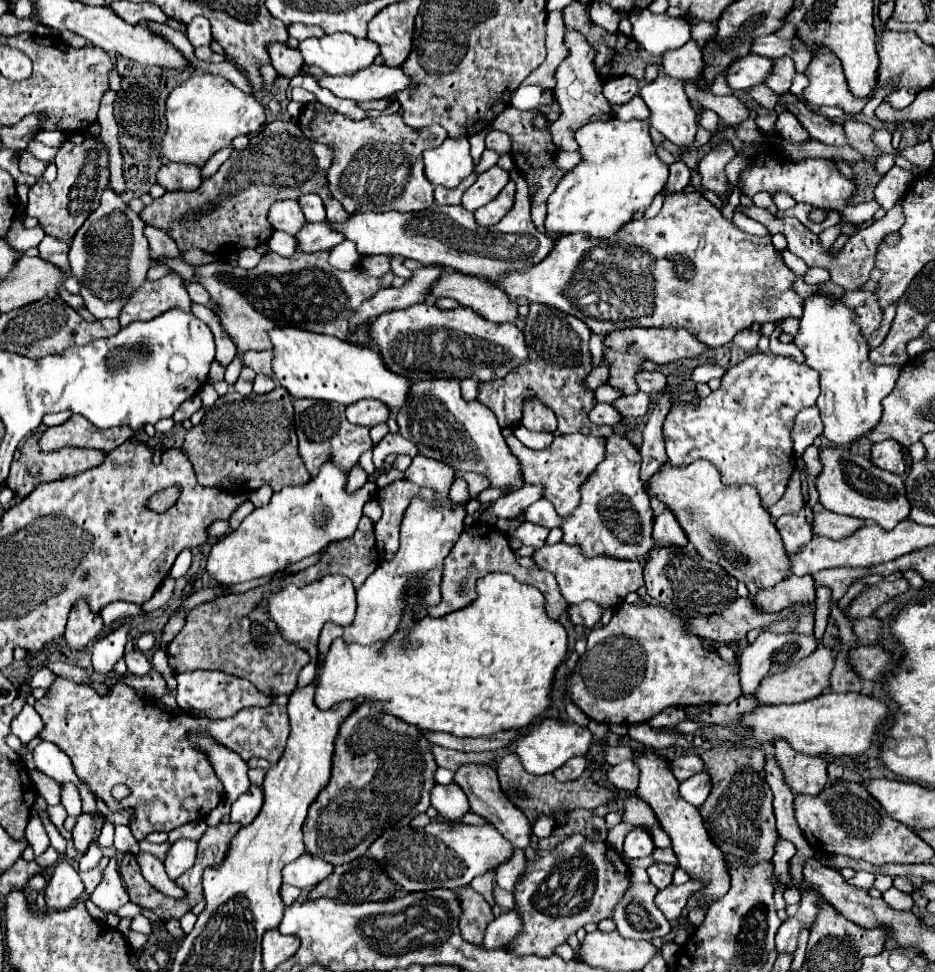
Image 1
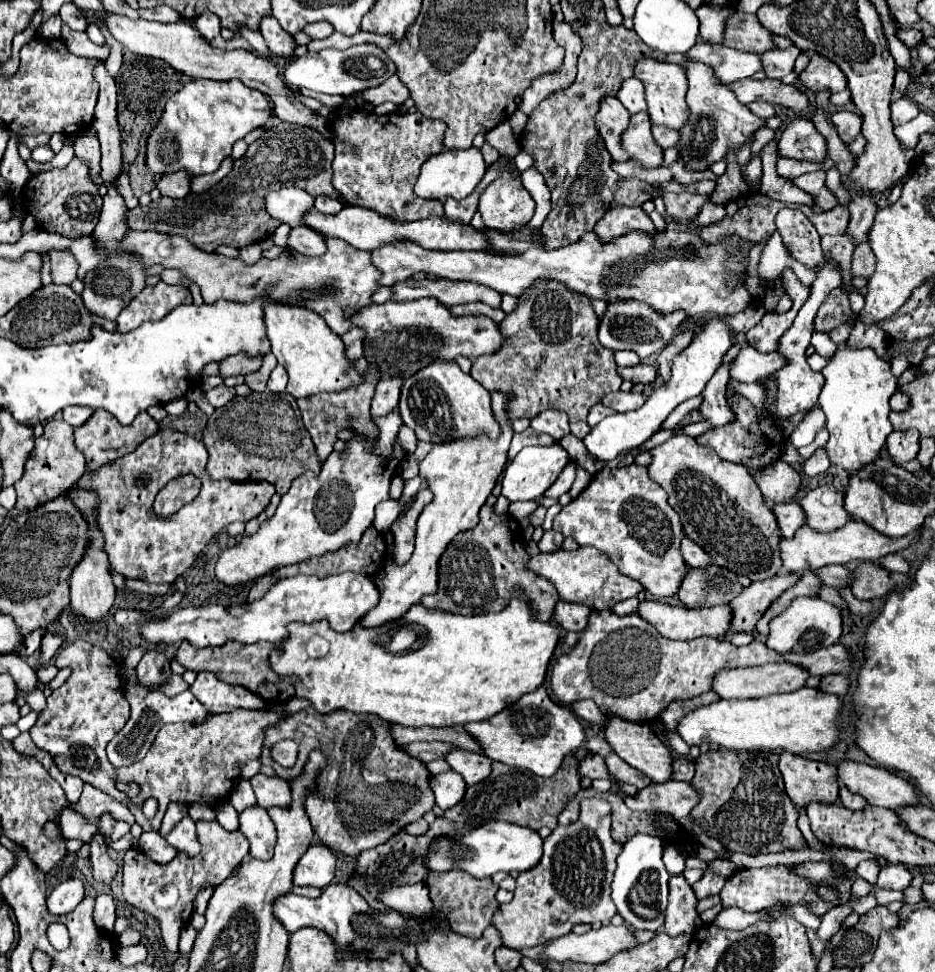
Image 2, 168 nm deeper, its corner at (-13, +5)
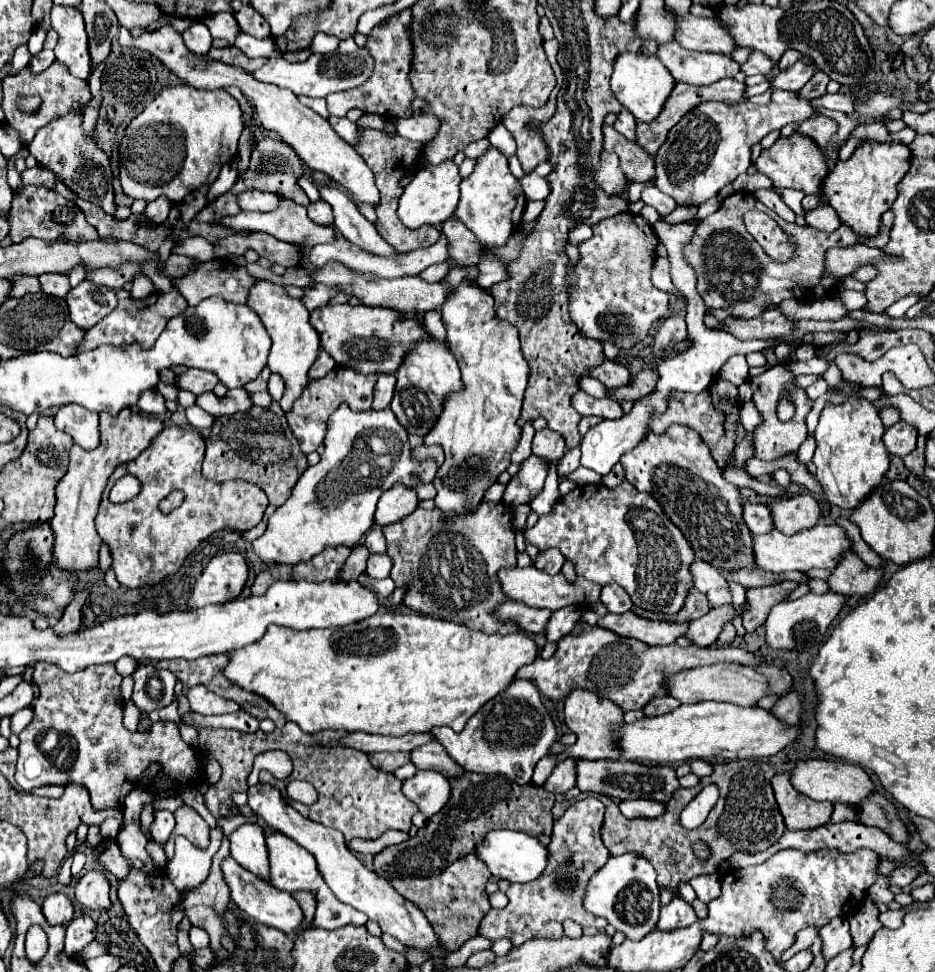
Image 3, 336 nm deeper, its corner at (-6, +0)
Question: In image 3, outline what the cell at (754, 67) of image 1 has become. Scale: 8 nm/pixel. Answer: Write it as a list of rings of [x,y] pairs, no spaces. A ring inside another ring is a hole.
[[[666,42],[666,46],[658,46],[656,56],[670,70],[676,82],[688,82],[696,86],[712,84],[722,78],[734,78],[734,74],[740,72],[740,64],[736,64],[730,56],[684,50],[678,42]]]

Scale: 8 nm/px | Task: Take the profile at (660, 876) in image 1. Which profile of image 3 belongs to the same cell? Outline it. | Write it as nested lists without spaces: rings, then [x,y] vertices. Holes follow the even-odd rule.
[[[672,898],[668,906],[662,906],[660,910],[660,920],[658,920],[658,930],[678,930],[678,928],[688,928],[696,922],[696,914],[692,906],[682,900],[682,898]]]

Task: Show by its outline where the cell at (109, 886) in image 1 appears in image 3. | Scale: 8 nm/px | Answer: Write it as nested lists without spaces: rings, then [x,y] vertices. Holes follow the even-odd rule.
[[[78,916],[74,918],[66,928],[66,956],[76,956],[86,944],[90,944],[96,938],[96,922],[90,916]]]

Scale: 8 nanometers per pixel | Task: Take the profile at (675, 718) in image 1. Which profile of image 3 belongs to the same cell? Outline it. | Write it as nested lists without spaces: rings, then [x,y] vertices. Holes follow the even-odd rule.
[[[665,696],[650,700],[650,702],[642,708],[642,712],[644,712],[646,716],[658,716],[658,714],[666,714],[680,705],[681,703],[675,698]]]

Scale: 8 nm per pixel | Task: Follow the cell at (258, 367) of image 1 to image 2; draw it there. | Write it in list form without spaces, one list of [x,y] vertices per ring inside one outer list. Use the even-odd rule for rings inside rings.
[[[239,353],[239,355],[233,355],[233,357],[227,357],[221,361],[221,377],[229,377],[229,375],[247,375],[247,373],[253,373],[261,367],[261,361],[263,361],[265,355],[255,355],[255,357],[249,357],[245,353]]]

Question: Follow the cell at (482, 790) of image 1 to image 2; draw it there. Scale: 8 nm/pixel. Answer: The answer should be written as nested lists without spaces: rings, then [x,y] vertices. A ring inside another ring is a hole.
[[[455,749],[447,755],[445,759],[453,771],[457,771],[467,785],[477,785],[481,783],[485,777],[489,777],[491,773],[491,763],[489,757],[483,757],[479,753],[473,751],[465,751],[465,749]]]

